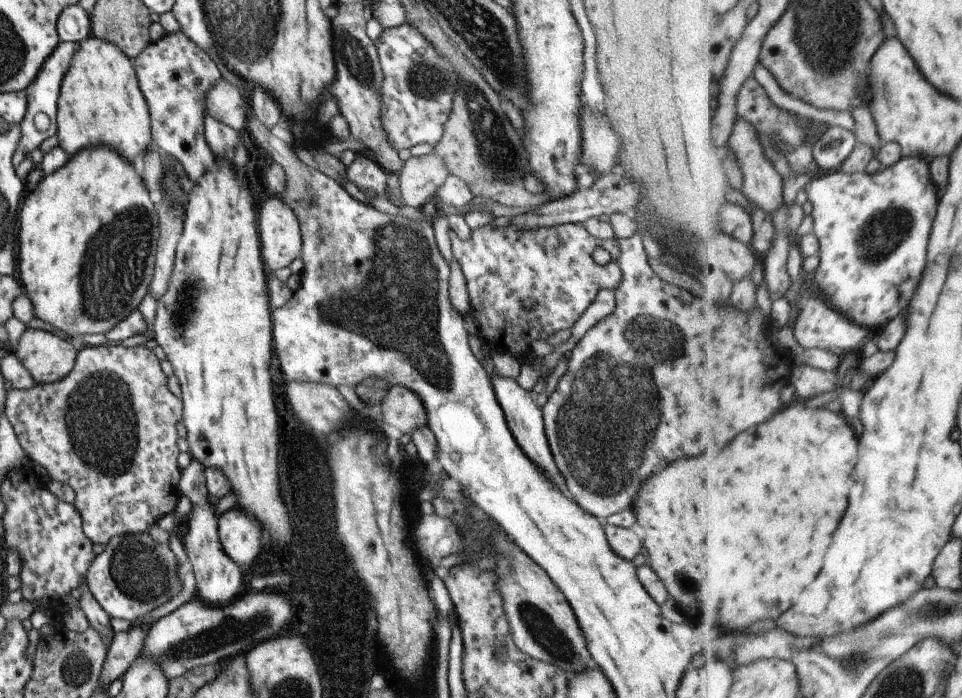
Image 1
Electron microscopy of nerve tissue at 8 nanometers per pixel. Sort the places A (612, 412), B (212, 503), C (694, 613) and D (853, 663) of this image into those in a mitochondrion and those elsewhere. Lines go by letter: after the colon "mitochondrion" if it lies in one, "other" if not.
A: mitochondrion
B: other
C: mitochondrion
D: mitochondrion

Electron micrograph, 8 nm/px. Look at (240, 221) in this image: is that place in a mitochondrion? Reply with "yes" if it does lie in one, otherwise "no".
no

